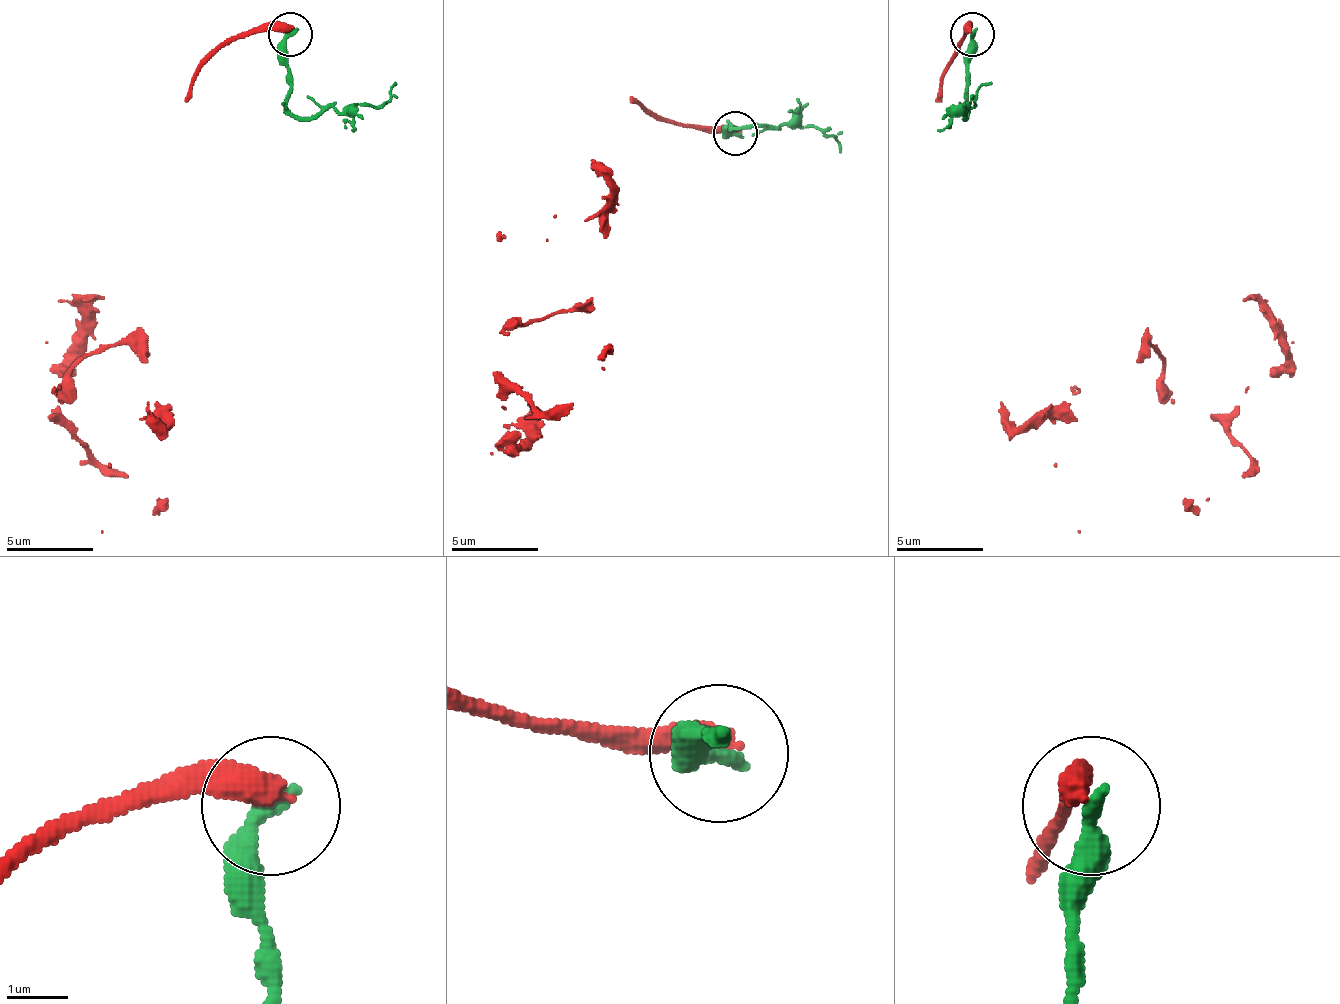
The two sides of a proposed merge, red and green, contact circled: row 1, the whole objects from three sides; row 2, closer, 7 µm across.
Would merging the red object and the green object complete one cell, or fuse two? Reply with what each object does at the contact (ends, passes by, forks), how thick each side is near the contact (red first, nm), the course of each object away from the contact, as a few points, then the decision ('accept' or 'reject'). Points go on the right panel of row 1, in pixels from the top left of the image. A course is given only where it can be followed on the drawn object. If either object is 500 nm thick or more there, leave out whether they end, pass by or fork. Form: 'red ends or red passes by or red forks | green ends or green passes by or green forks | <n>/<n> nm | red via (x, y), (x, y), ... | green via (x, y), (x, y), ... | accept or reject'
red ends | green ends | 480/360 nm | red via (969, 33), (943, 103), (1017, 426), (1153, 343), (1175, 405), (1231, 413), (1284, 361), (1253, 295) | green via (973, 33), (965, 116), (991, 81) | reject

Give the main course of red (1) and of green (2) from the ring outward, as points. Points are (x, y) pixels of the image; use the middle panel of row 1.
1: (734, 130), (629, 104), (594, 161), (611, 204), (594, 296), (506, 336), (502, 406), (519, 445), (550, 414)
2: (734, 134), (729, 130), (743, 126), (826, 130), (839, 152)

